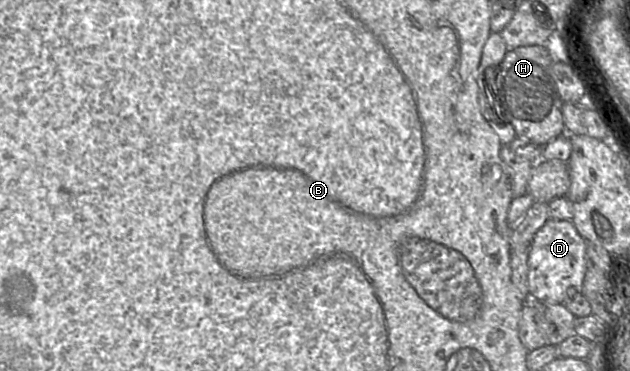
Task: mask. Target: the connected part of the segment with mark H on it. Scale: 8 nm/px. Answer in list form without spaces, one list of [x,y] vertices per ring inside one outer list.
[[[524,45],[509,48],[499,65],[485,70],[487,84],[493,87],[495,83],[495,97],[502,117],[512,124],[517,137],[538,145],[567,134],[562,116],[563,102],[550,75],[553,61],[544,45]]]

